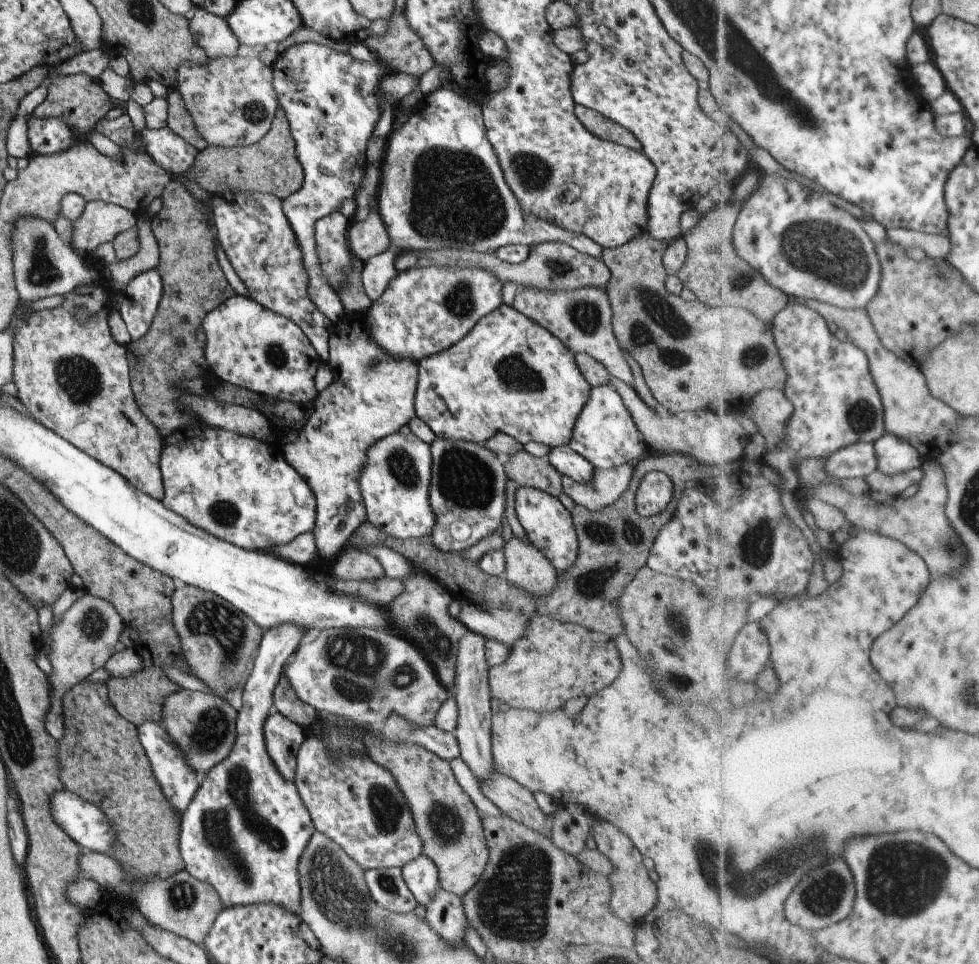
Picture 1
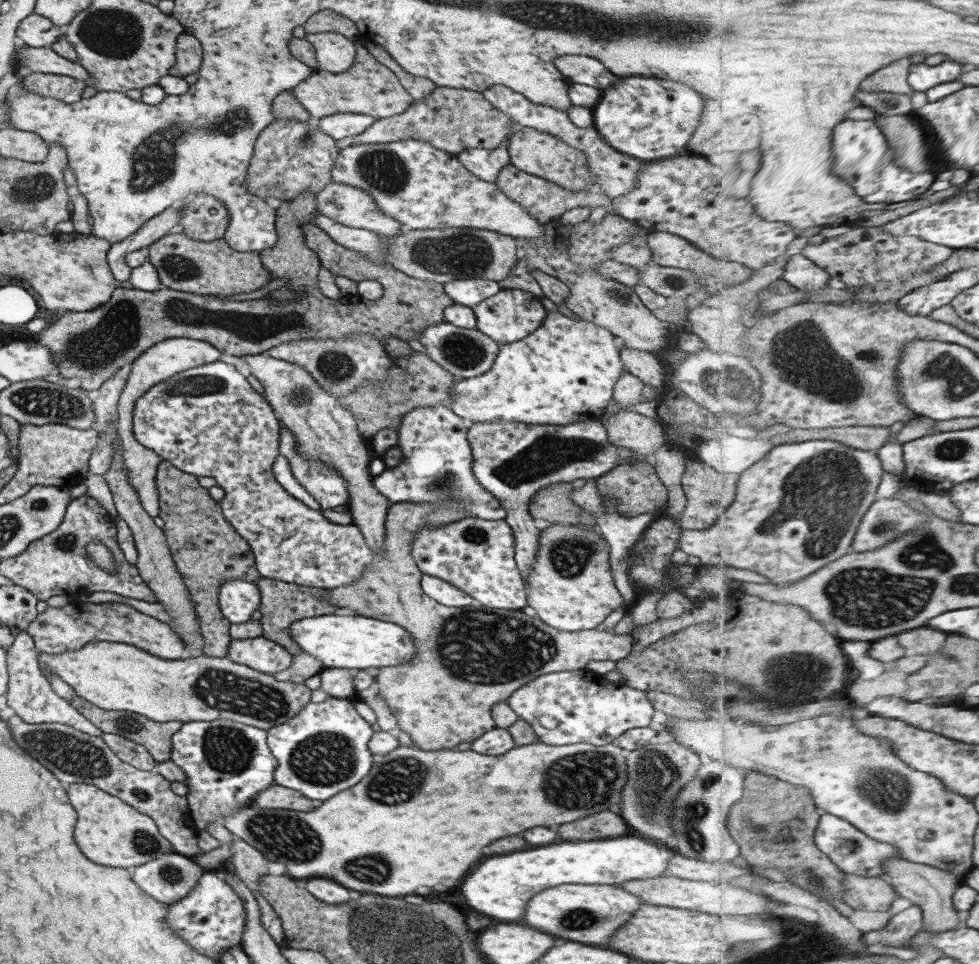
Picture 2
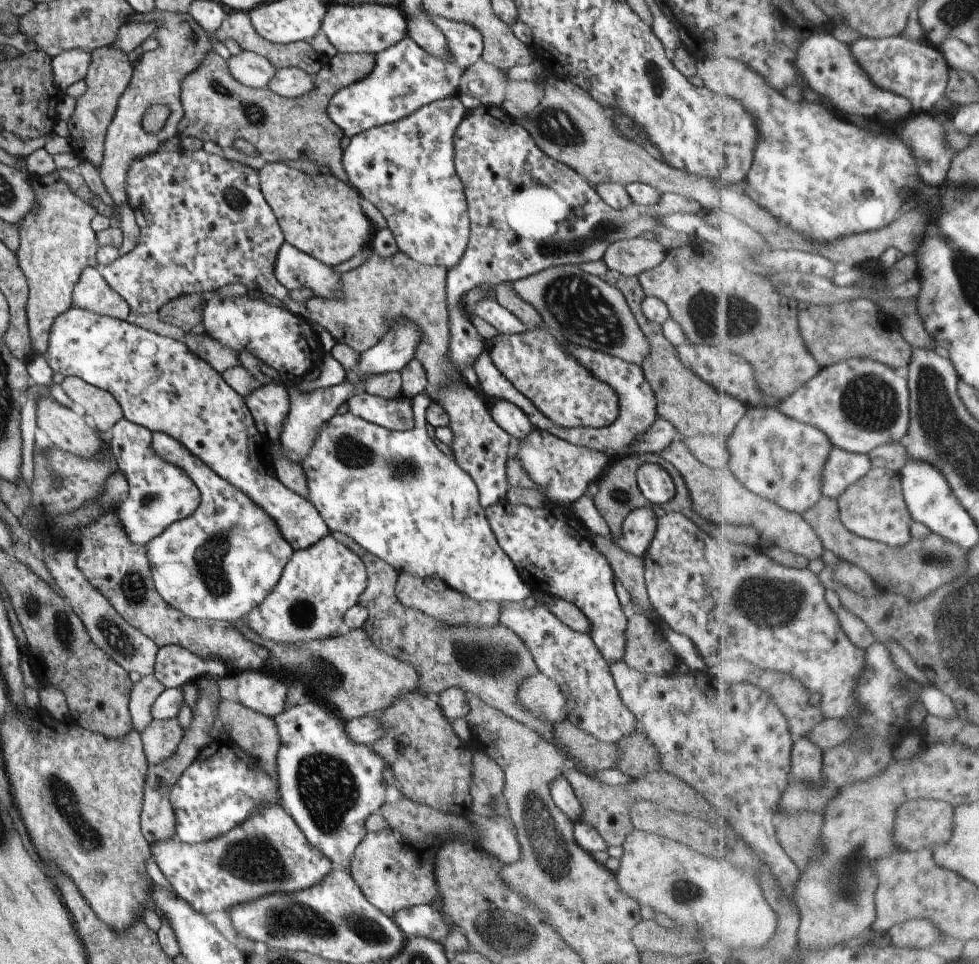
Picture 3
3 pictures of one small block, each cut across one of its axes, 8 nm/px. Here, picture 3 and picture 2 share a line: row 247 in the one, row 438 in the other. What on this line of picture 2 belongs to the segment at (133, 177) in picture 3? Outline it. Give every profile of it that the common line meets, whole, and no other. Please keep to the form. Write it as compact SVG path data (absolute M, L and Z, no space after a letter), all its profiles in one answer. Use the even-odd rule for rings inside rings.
M222 361L207 362L153 384L133 402L131 431L141 446L166 459L175 468L195 477L209 476L215 480L223 490L219 508L225 520L249 546L255 568L263 578L311 589L330 589L349 585L371 564L371 551L355 525L325 520L320 508L311 510L275 481L271 468L279 450L279 423L263 395L253 390L232 365Z

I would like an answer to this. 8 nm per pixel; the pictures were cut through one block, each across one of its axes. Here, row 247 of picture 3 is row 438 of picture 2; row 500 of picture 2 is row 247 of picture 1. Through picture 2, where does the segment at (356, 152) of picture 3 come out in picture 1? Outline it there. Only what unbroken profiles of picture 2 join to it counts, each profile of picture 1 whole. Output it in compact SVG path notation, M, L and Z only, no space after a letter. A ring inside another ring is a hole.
M450 84L441 85L422 97L411 107L408 119L386 138L381 158L380 179L376 192L378 213L385 225L390 243L381 254L362 263L360 280L368 299L376 301L389 281L399 271L394 267L396 256L425 249L467 249L493 255L503 245L528 247L559 241L572 246L577 252L600 258L602 248L585 235L567 232L558 226L535 218L520 209L514 194L502 175L496 154L485 134L481 104L461 93Z

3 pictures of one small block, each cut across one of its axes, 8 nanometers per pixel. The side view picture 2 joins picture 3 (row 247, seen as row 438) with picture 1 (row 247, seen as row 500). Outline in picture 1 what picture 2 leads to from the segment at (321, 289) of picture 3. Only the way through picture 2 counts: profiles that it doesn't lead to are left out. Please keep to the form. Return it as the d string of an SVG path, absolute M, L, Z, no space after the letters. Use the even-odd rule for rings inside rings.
M333 211L314 222L315 250L320 271L326 283L338 296L343 290L342 280L350 271L350 256L346 229L349 219L339 211Z

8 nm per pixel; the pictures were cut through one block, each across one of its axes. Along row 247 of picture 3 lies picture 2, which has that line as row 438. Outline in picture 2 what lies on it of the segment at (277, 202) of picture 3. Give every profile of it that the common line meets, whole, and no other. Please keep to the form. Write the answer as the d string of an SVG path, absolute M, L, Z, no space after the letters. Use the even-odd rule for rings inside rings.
M264 353L247 354L241 358L249 365L250 374L261 383L263 398L272 409L274 417L281 420L283 426L293 434L297 454L311 462L317 460L341 474L349 490L346 506L352 524L360 530L363 541L371 552L383 551L385 515L391 503L373 487L367 465L374 455L368 451L368 441L359 435L351 412L340 404L338 398L321 389L315 379L297 364L271 358Z

